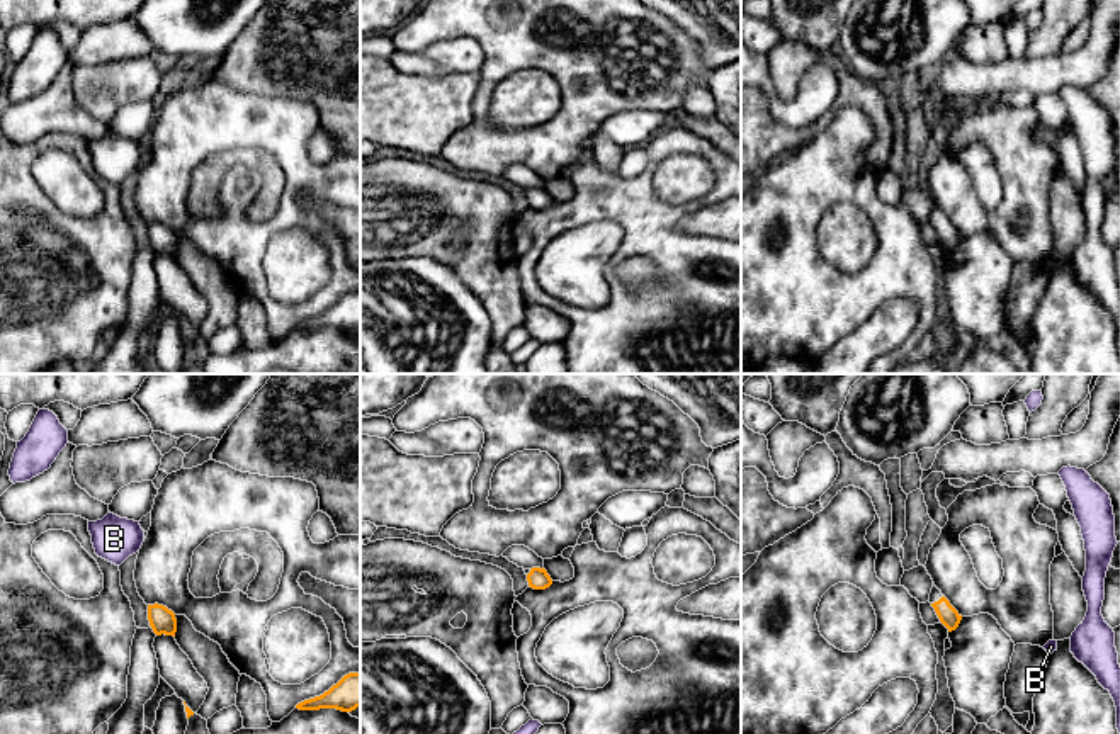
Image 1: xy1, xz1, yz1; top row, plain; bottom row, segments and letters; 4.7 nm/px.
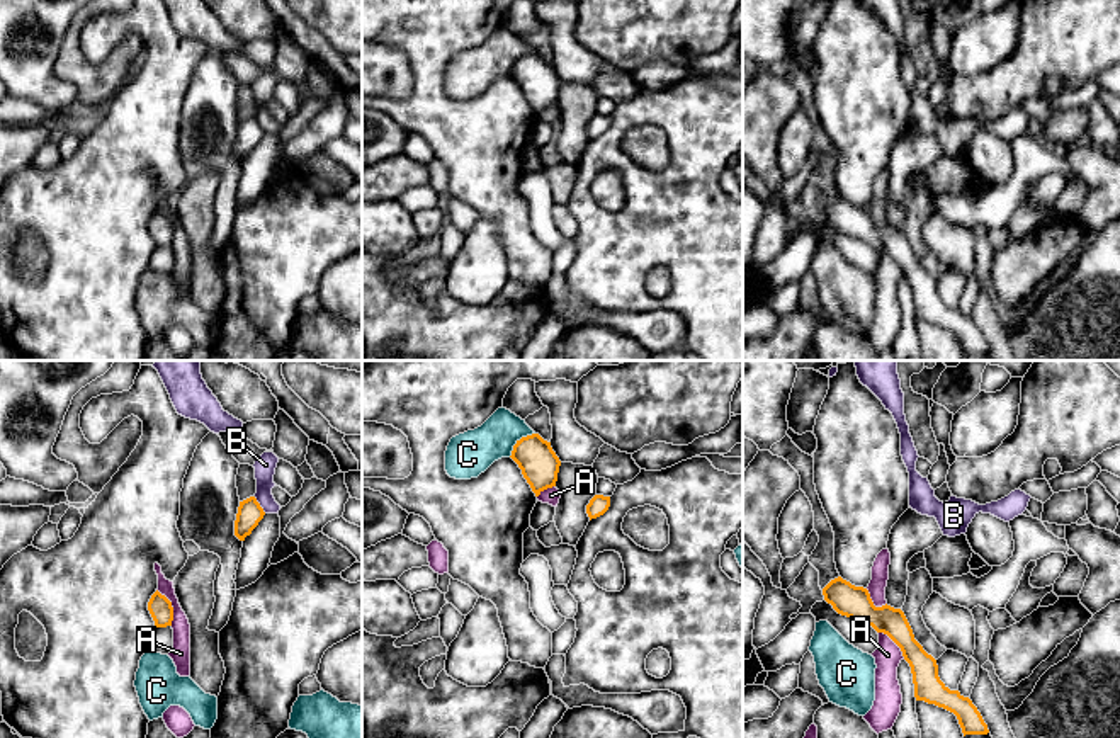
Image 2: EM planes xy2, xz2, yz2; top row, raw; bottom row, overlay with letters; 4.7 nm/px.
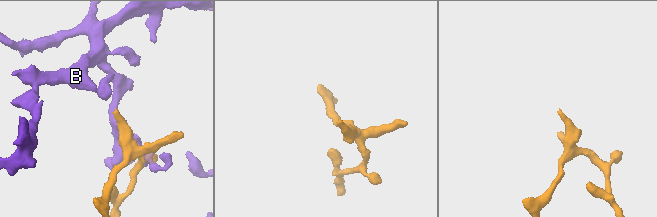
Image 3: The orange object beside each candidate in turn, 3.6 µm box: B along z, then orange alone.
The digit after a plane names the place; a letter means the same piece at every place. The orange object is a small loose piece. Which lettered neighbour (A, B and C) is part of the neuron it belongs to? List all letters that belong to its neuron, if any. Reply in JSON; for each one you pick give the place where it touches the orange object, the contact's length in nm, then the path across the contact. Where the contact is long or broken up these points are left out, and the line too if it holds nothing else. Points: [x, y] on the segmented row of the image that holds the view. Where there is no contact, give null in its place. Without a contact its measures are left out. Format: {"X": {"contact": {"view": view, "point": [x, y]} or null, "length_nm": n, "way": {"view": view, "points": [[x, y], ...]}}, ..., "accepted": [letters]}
{"accepted": []}

